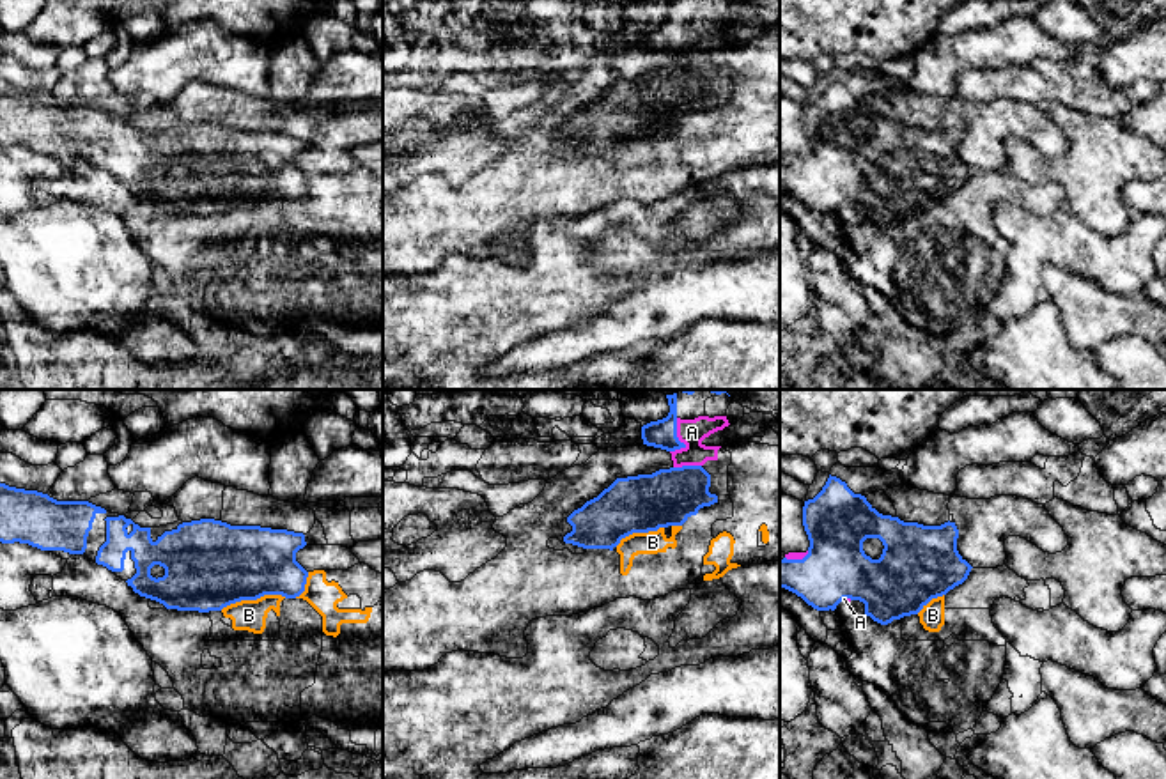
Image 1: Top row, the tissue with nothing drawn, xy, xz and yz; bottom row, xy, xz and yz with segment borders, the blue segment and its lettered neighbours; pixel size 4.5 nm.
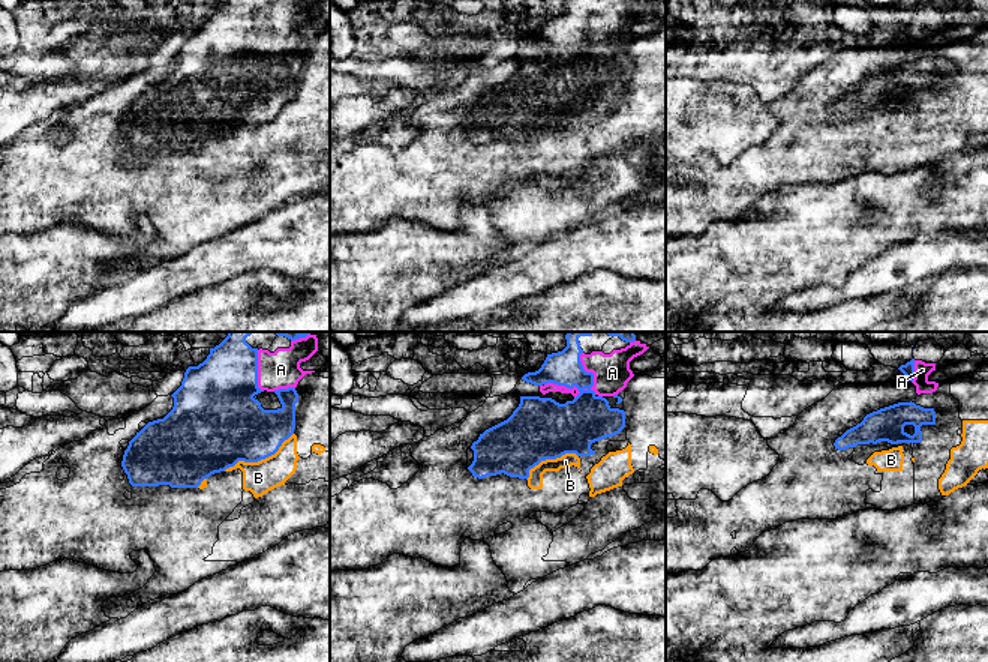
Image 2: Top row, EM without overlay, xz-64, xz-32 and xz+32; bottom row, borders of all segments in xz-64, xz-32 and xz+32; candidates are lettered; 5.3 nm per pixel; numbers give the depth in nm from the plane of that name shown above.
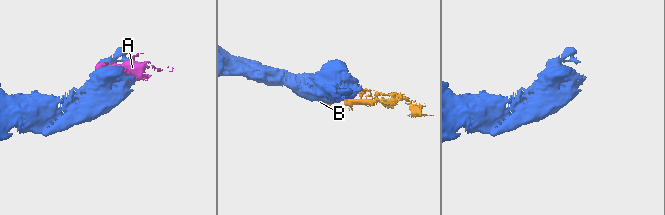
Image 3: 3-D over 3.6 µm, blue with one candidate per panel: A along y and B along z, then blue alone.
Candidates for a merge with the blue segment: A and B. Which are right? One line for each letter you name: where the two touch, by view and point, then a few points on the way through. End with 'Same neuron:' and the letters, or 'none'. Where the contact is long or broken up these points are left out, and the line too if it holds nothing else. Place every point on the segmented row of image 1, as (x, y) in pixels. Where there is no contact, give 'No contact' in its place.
A: Touches blue at xz (677, 439)
Same neuron: A

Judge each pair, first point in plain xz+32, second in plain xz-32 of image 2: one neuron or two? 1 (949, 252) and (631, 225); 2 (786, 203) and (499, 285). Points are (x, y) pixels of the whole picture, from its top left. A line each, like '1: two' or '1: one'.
1: one
2: two

